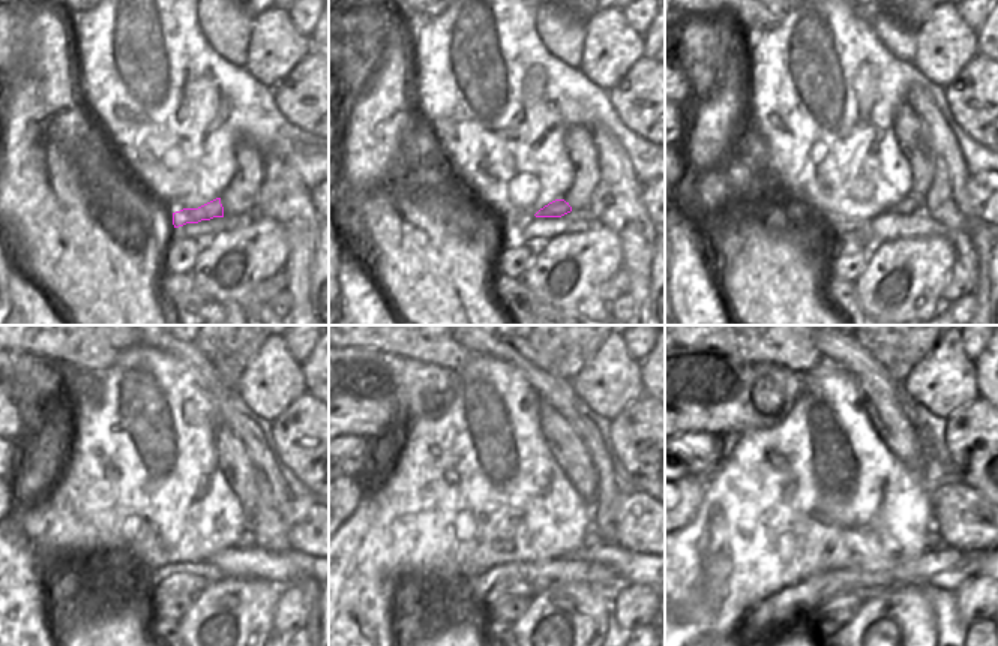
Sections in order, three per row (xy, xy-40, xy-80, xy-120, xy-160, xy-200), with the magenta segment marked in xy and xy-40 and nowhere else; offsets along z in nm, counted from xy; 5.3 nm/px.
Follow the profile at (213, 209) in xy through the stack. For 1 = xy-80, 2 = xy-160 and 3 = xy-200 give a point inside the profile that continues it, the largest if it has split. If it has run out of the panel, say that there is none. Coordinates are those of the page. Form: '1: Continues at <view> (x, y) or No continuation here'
1: Continues at xy-80 (907, 206)
2: Continues at xy-160 (590, 540)
3: Continues at xy-200 (934, 541).

